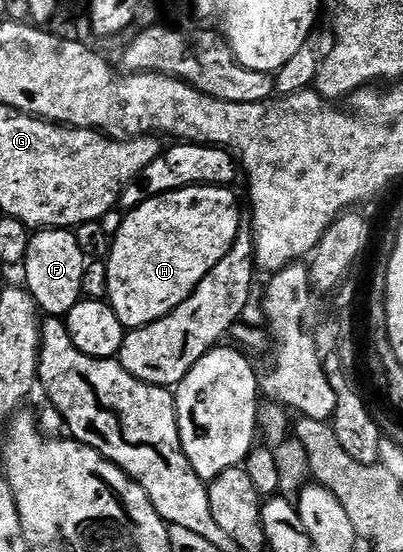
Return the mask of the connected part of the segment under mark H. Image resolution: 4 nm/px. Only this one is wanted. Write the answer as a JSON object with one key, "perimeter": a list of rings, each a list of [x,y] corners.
{"perimeter":[[[191,185],[185,189],[175,189],[172,193],[161,193],[158,197],[151,197],[150,200],[144,201],[141,205],[137,205],[135,209],[127,210],[123,214],[124,222],[120,225],[120,230],[116,233],[116,238],[111,238],[110,248],[107,250],[106,264],[108,267],[108,292],[106,300],[112,306],[114,315],[118,315],[118,319],[123,323],[125,330],[140,329],[143,325],[154,323],[158,319],[162,319],[170,311],[176,308],[186,300],[193,291],[198,287],[198,283],[202,283],[202,279],[218,262],[226,255],[226,251],[230,251],[230,247],[236,242],[236,236],[242,224],[240,218],[240,205],[236,202],[236,197],[232,194],[233,190],[228,187],[219,185]]]}

